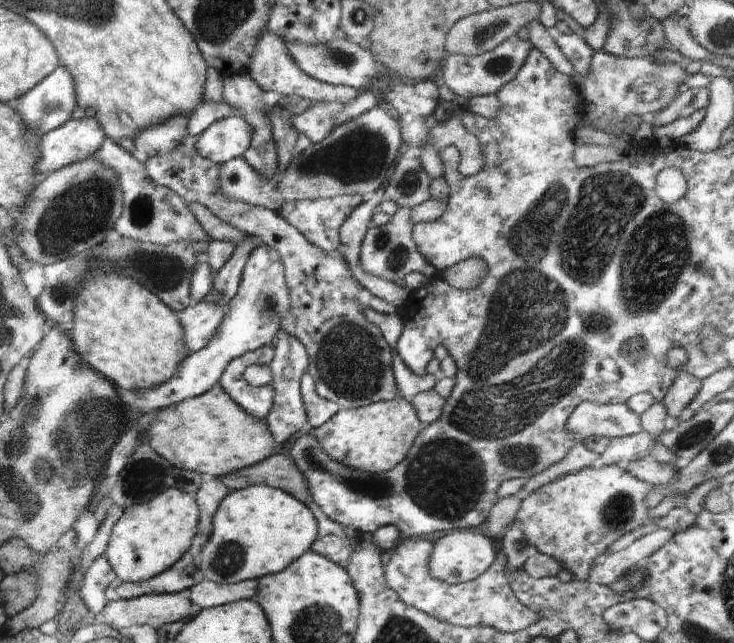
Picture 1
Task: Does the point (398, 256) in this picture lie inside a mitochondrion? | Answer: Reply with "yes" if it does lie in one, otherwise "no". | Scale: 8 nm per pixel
yes

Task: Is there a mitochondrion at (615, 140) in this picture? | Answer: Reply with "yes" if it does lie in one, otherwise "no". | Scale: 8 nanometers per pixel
no

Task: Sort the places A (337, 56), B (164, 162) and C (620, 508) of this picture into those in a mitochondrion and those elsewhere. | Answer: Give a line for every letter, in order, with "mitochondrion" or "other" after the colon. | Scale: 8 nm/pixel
A: mitochondrion
B: other
C: mitochondrion

